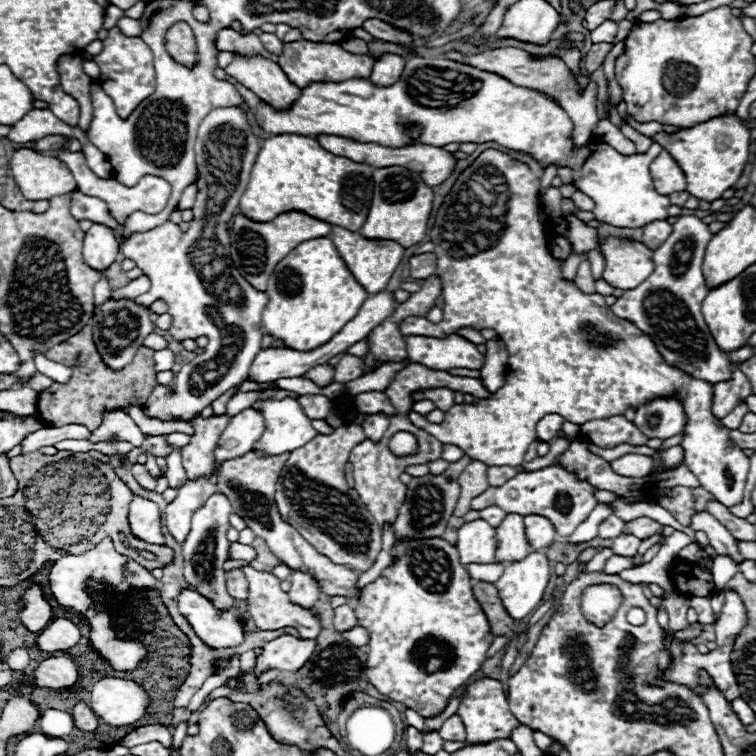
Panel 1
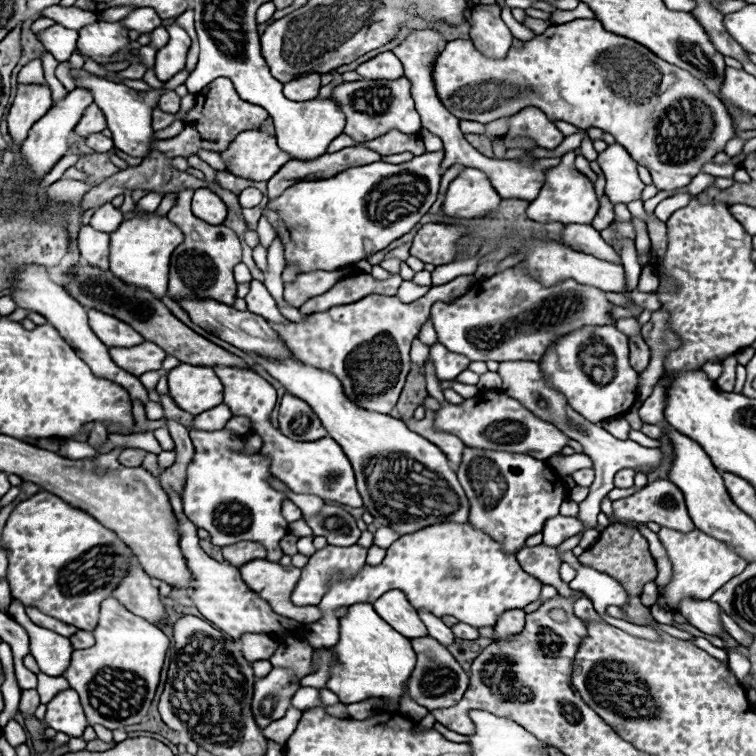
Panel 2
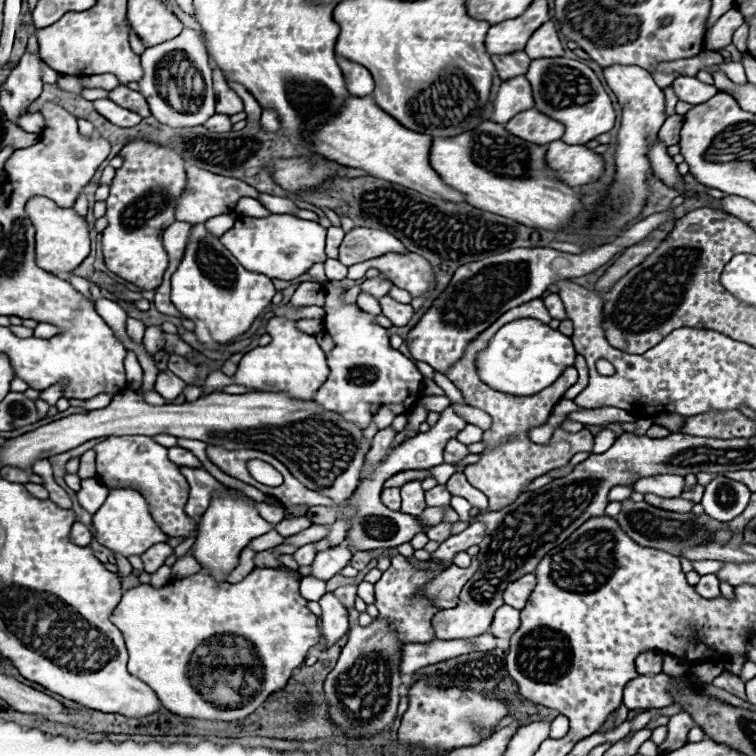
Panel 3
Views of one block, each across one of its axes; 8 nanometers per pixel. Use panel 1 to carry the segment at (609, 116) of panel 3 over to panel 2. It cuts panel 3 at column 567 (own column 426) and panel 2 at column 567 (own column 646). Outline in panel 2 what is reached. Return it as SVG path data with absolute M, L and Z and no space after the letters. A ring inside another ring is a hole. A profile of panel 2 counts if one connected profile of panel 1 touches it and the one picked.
M574 150L566 152L560 166L546 172L546 184L536 200L528 206L528 218L536 222L592 222L596 214L594 188L586 176L574 170Z

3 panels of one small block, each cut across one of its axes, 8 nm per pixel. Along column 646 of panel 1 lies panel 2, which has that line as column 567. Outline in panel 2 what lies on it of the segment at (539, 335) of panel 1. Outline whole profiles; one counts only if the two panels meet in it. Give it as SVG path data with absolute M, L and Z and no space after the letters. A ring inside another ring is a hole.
M590 326L560 338L540 360L540 368L546 380L560 390L568 404L588 418L590 422L602 422L612 416L620 416L630 410L636 400L638 372L628 360L628 336L610 326Z

